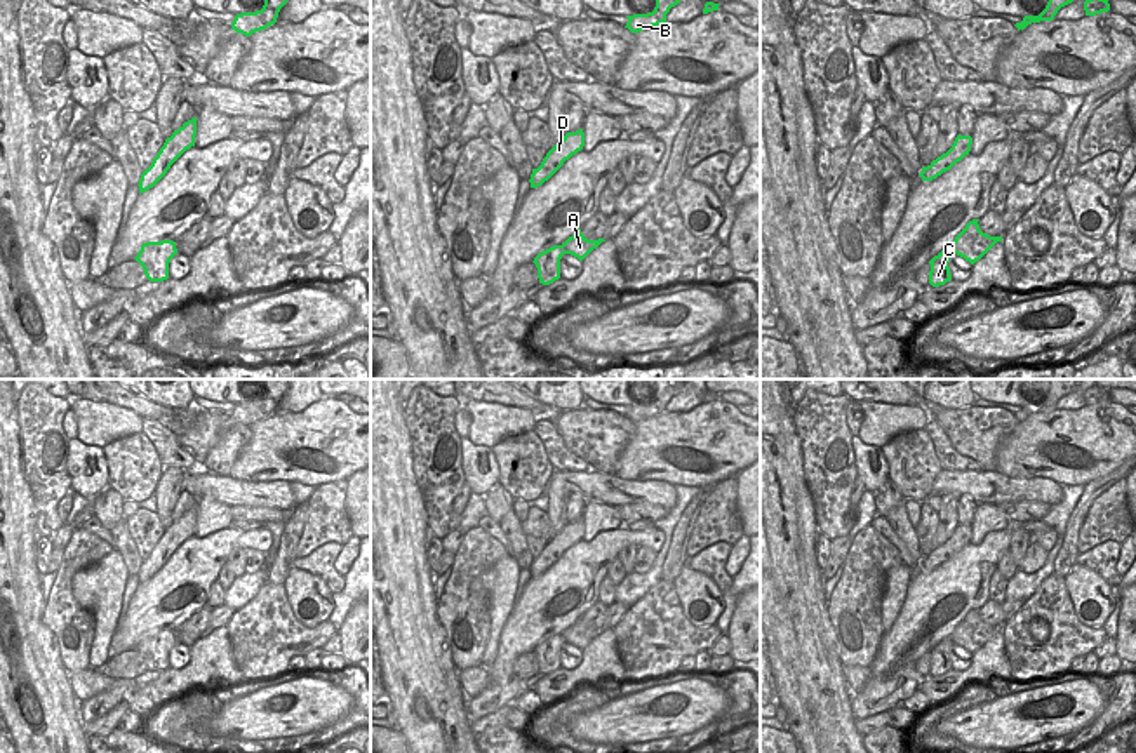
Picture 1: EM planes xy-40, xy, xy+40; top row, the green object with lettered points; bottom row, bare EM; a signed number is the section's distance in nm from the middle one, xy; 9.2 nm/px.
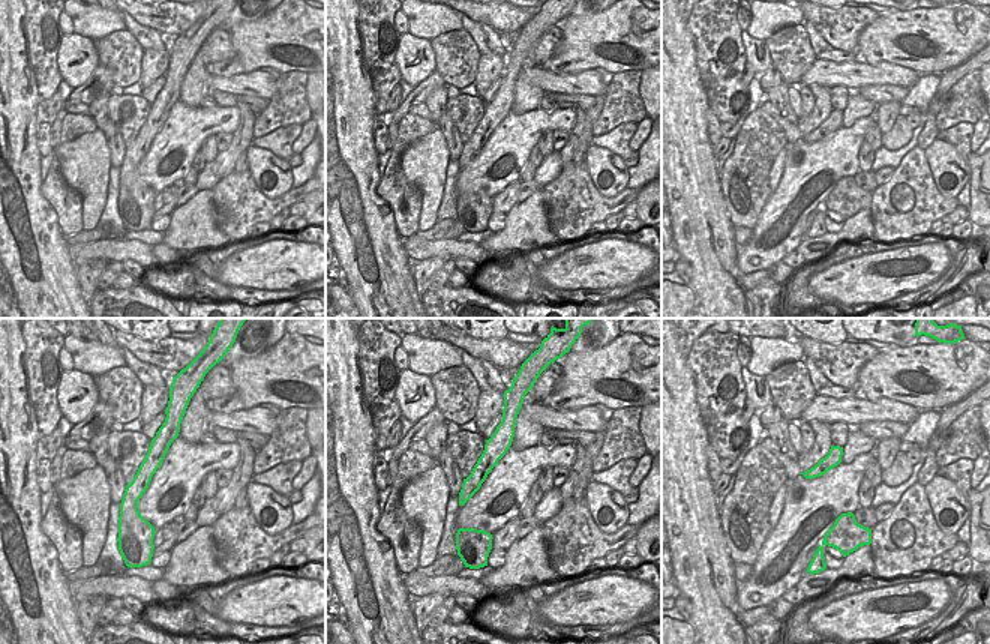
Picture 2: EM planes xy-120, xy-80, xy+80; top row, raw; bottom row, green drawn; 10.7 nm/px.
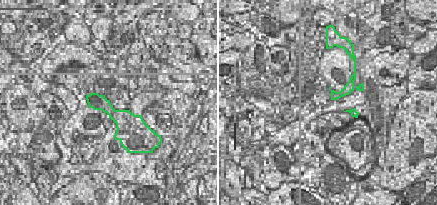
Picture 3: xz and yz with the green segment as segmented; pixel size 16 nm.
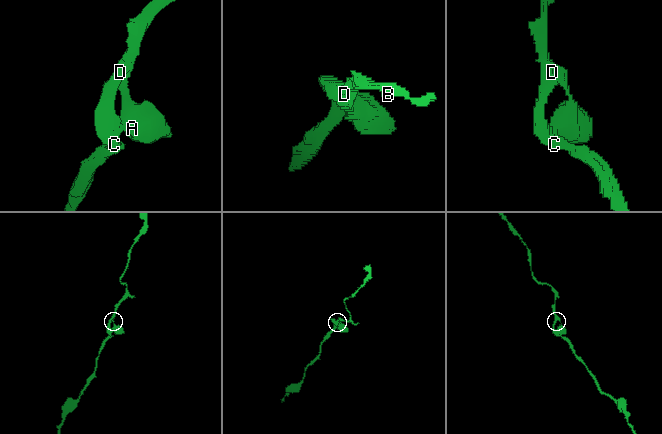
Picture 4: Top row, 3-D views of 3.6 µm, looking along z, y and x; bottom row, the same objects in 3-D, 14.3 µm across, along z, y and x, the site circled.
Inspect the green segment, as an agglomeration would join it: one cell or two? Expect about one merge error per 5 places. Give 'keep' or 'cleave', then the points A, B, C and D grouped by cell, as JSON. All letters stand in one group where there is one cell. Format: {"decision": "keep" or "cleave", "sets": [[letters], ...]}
{"decision": "keep", "sets": [["A", "B", "C", "D"]]}

